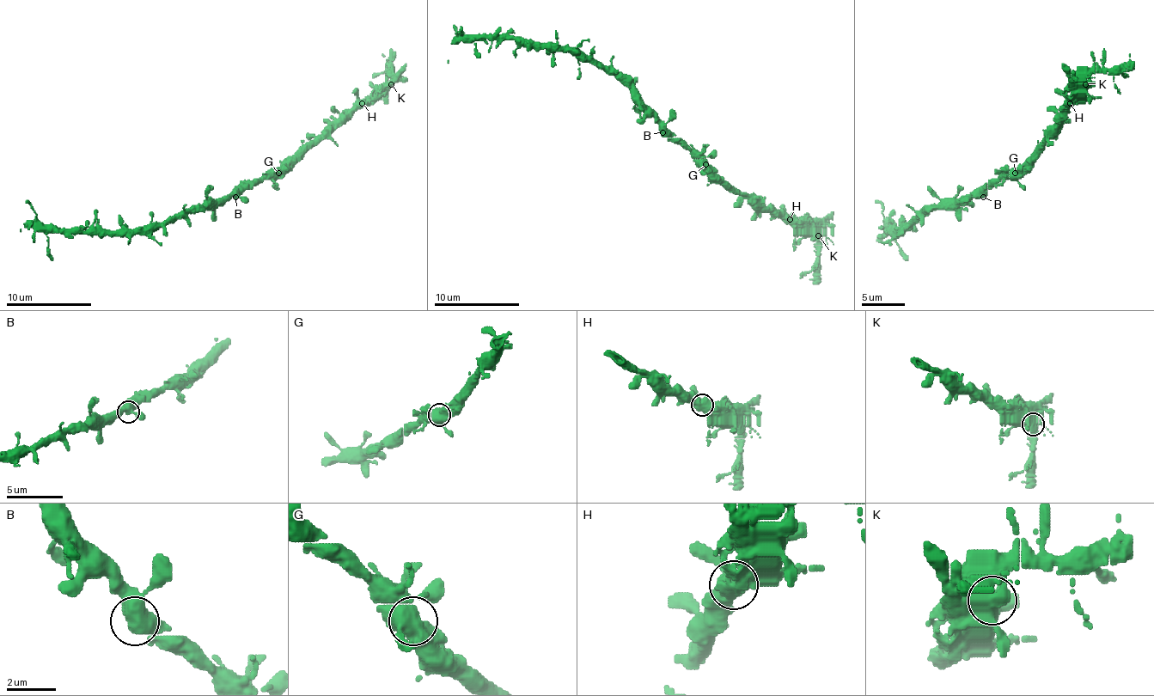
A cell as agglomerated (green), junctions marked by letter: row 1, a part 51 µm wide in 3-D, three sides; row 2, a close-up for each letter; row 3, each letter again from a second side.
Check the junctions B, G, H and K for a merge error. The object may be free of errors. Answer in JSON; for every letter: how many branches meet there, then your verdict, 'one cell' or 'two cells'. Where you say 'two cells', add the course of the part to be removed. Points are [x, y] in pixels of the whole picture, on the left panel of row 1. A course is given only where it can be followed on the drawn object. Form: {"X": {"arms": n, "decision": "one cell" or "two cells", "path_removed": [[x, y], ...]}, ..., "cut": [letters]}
{"B": {"arms": 3, "decision": "one cell"}, "G": {"arms": 1, "decision": "one cell"}, "H": {"arms": 3, "decision": "one cell"}, "K": {"arms": 3, "decision": "two cells", "path_removed": [[391, 83], [389, 62], [382, 53]]}, "cut": ["K"]}

